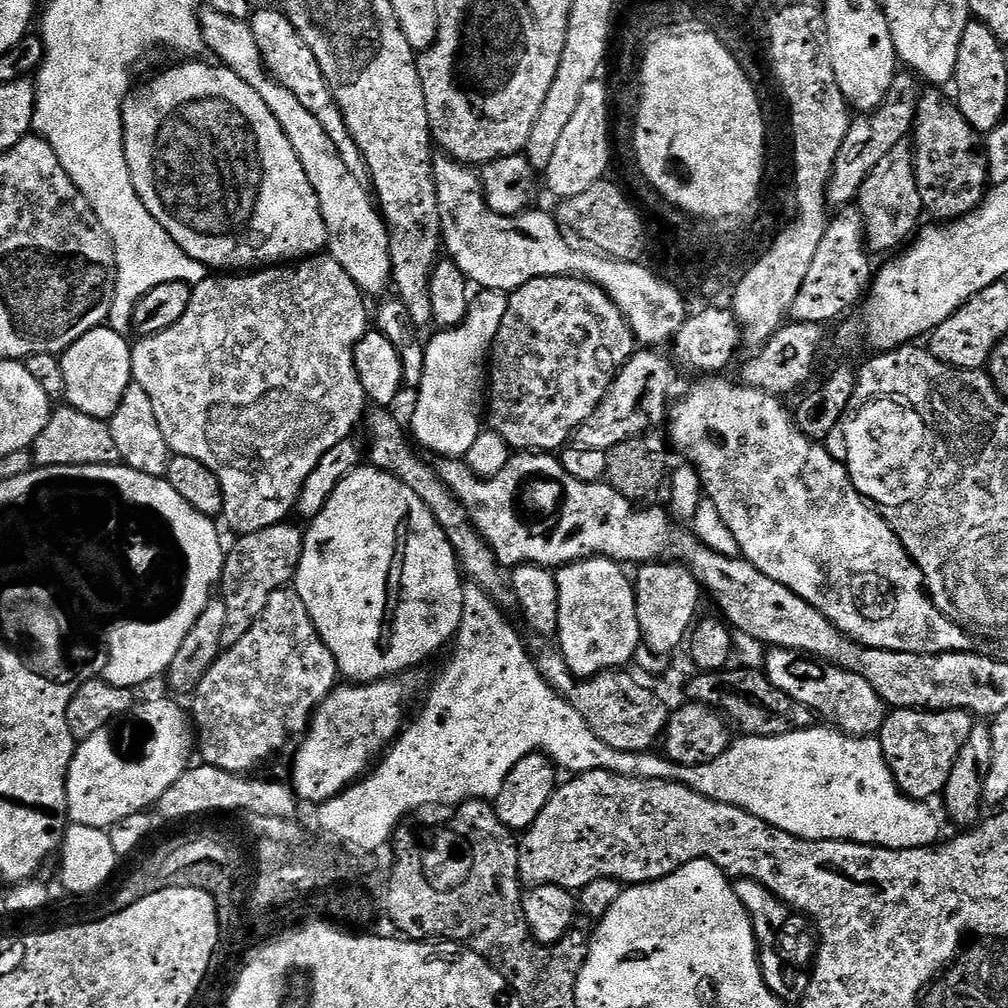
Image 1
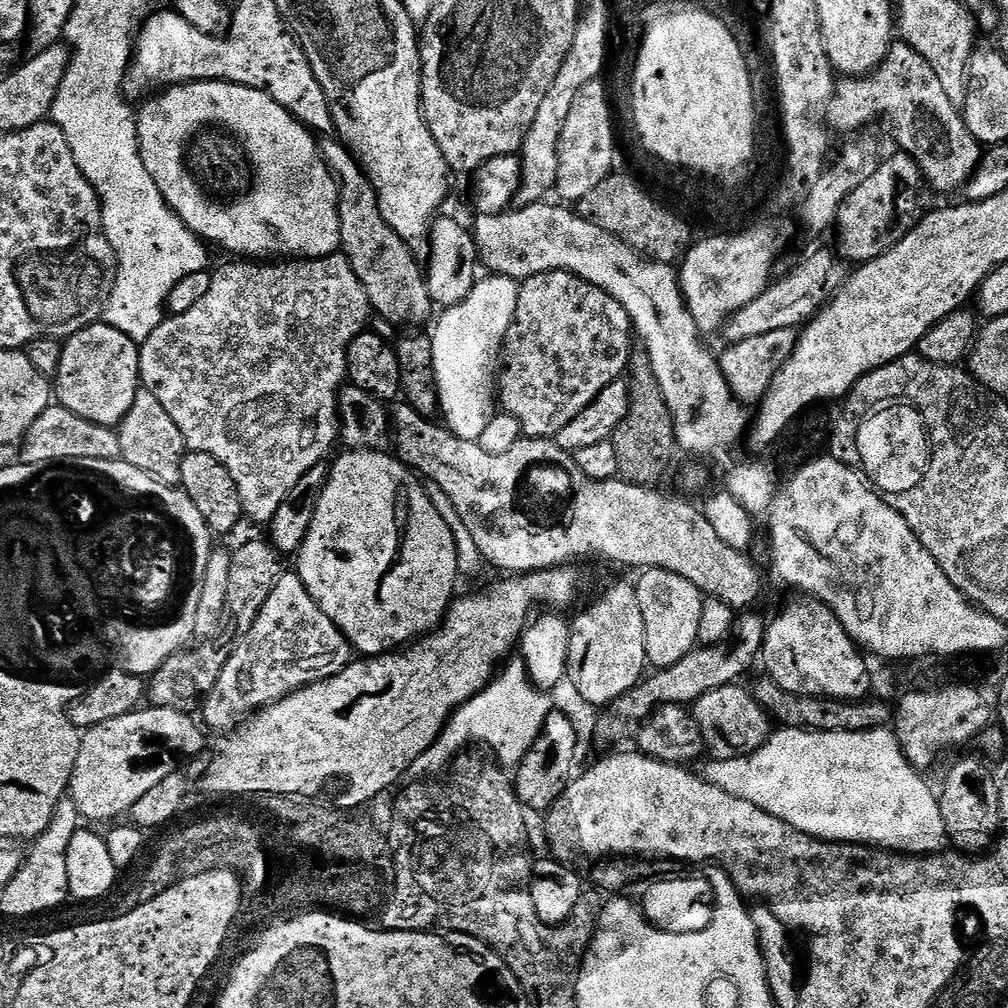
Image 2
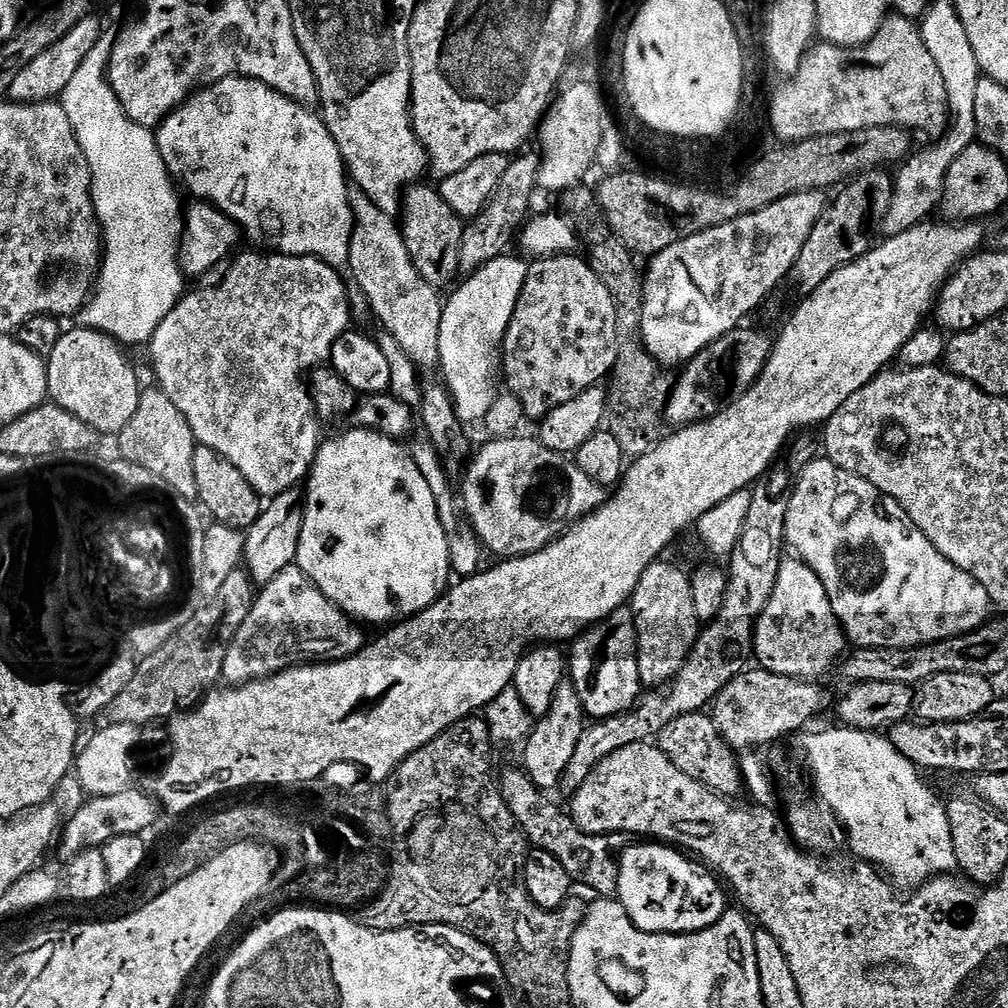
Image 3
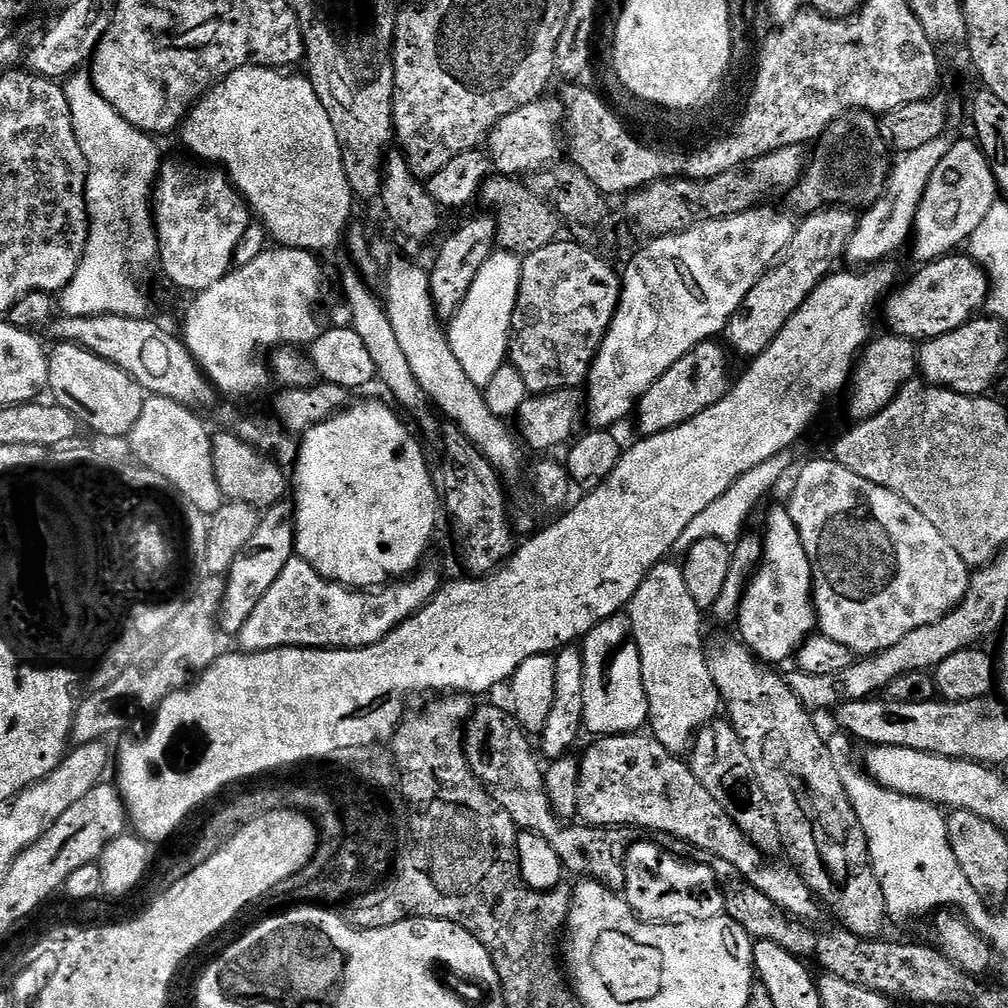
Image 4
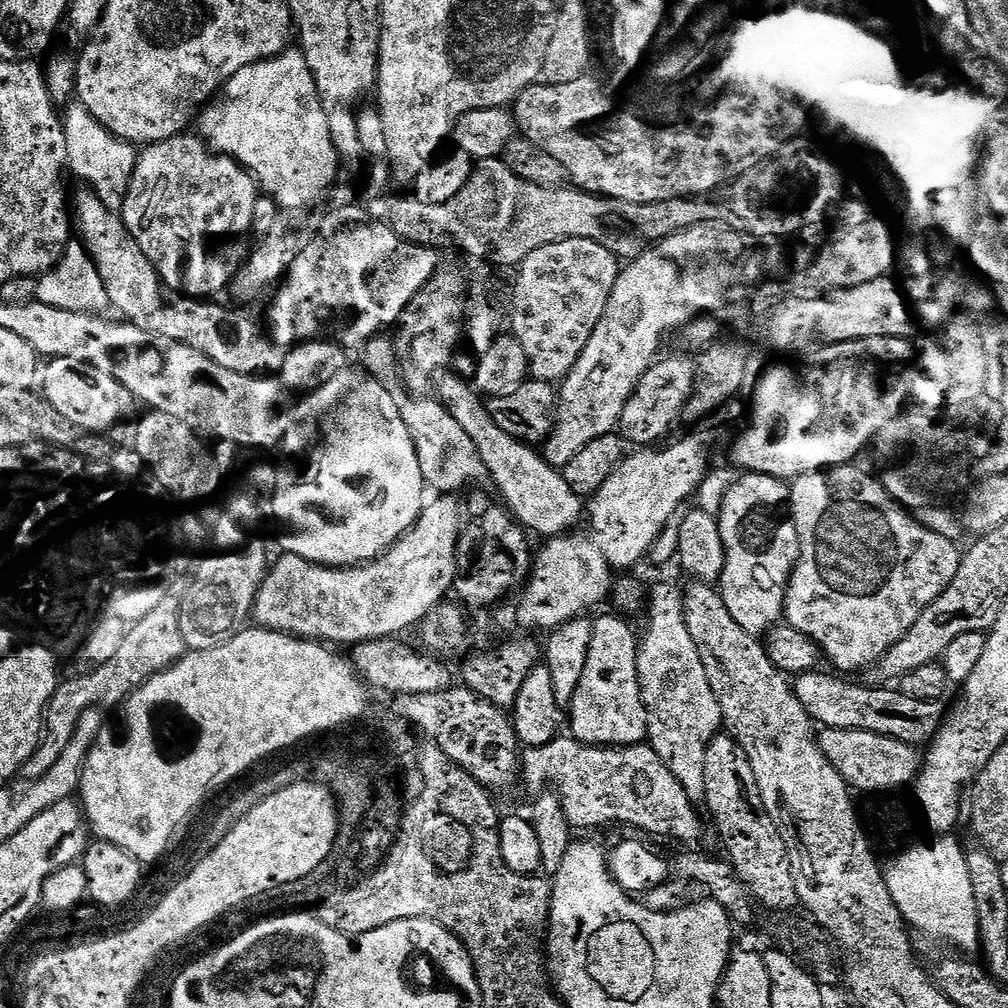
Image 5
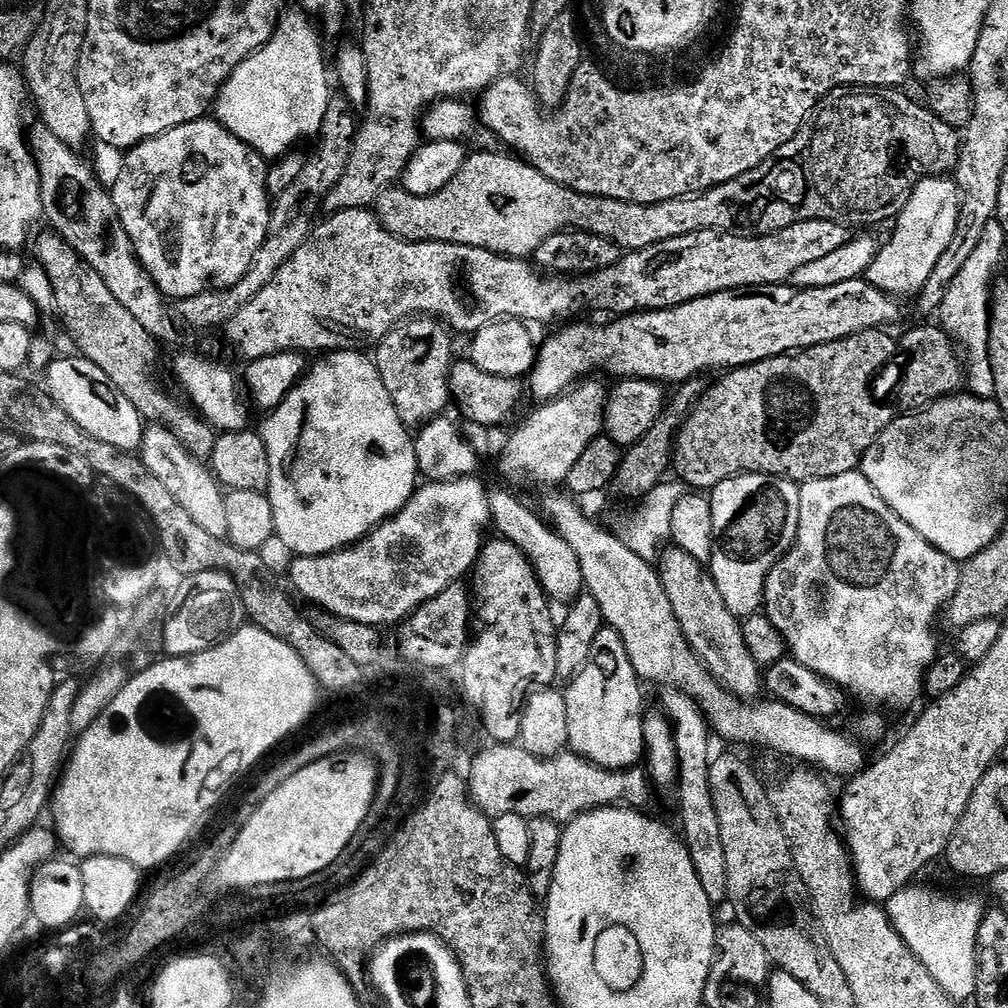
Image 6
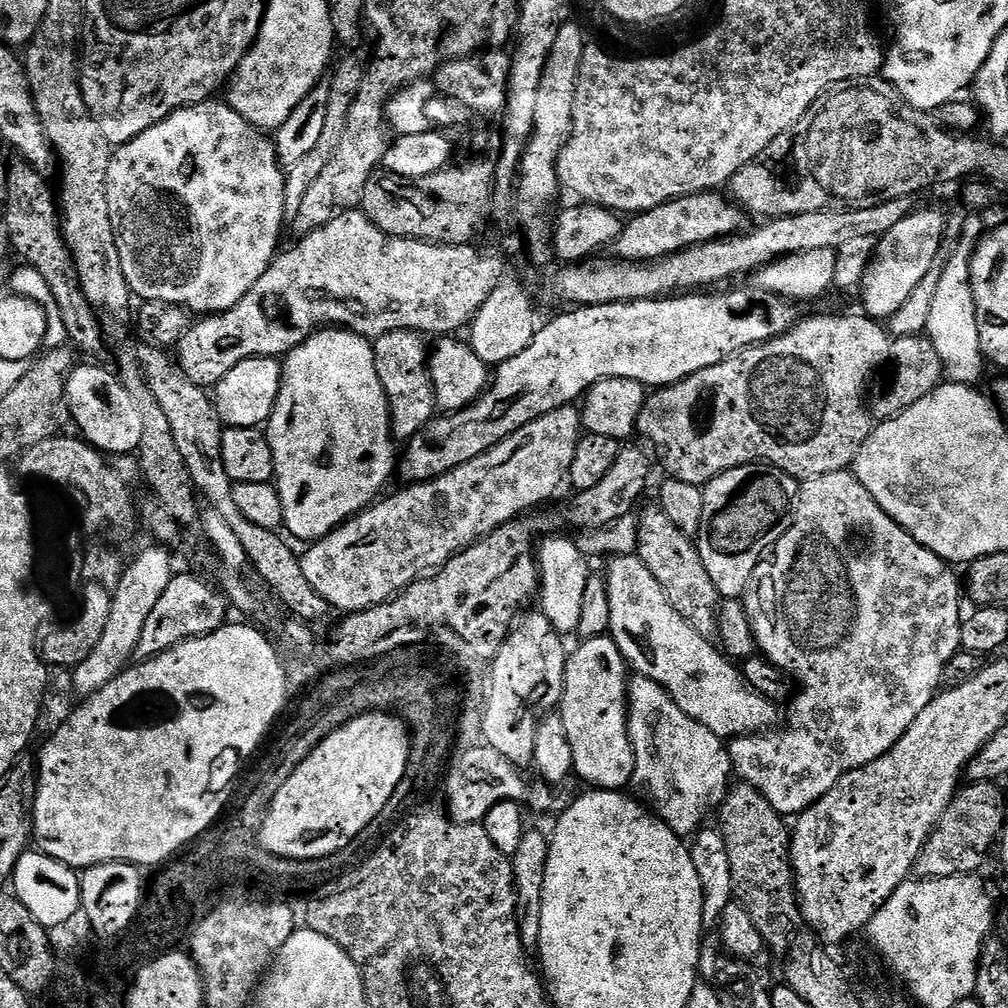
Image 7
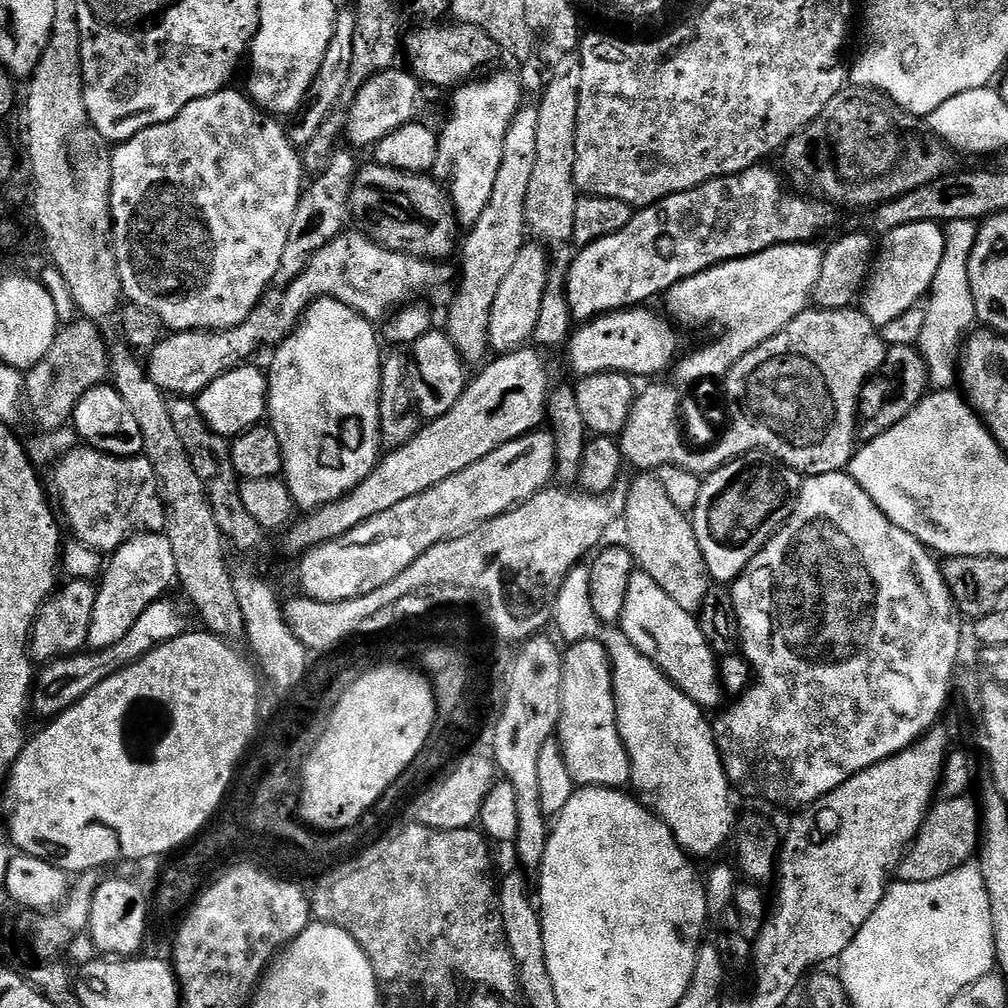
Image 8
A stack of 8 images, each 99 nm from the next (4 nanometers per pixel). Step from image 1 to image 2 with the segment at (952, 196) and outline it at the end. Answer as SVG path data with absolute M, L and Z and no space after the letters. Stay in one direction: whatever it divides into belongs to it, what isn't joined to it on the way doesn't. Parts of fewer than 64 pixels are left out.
M896 42L888 49L886 58L879 67L867 74L850 76L841 81L826 105L826 116L828 112L826 124L829 129L837 128L840 132L852 134L872 126L868 124L874 123L875 120L884 119L892 127L892 136L896 139L895 147L914 158L914 162L920 167L923 179L927 184L929 182L934 191L956 192L959 188L961 191L962 185L980 164L982 145L974 138L974 134L970 134L961 109L950 102L950 98L946 96L941 83L938 82L938 76L922 54L905 42Z

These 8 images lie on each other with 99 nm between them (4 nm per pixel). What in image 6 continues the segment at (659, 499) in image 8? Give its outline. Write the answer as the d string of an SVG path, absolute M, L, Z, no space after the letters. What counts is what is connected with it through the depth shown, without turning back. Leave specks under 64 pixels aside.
M668 546L663 549L662 559L658 564L660 581L666 590L666 598L670 598L670 606L678 618L678 622L684 631L684 637L688 644L695 650L697 656L704 661L712 670L713 676L728 688L735 696L741 700L751 701L765 687L765 677L762 675L762 665L754 658L750 652L750 646L746 644L744 629L741 621L726 606L722 594L718 594L718 586L714 582L711 571L696 558L692 558L686 550L675 546Z

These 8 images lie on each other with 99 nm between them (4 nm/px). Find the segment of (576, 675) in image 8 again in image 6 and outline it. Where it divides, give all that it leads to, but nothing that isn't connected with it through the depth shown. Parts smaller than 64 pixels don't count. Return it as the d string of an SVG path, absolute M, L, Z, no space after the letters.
M605 627L598 634L598 638L594 642L592 647L592 653L588 660L583 661L580 673L572 680L572 685L569 688L563 689L564 701L566 702L566 722L568 723L568 748L575 752L577 756L586 758L590 762L594 762L598 766L602 766L606 770L618 770L619 772L625 772L628 768L635 768L645 759L644 755L644 718L646 715L646 707L644 708L644 692L642 687L642 681L637 676L634 666L630 662L630 658L626 654L626 646L622 642L622 638L613 628Z

